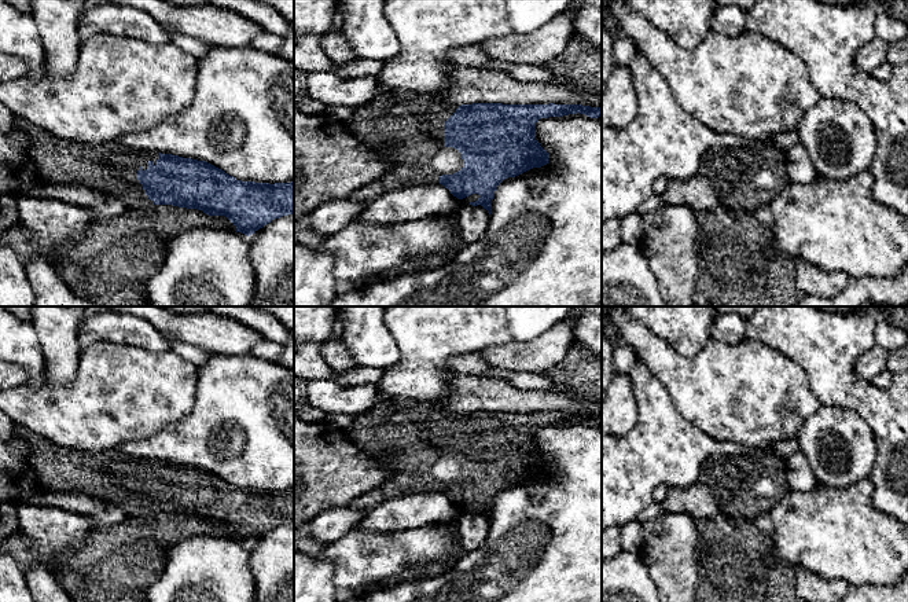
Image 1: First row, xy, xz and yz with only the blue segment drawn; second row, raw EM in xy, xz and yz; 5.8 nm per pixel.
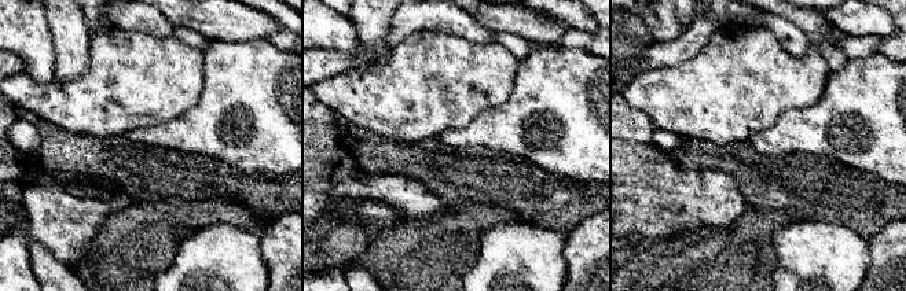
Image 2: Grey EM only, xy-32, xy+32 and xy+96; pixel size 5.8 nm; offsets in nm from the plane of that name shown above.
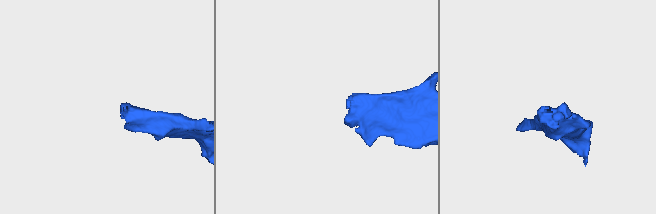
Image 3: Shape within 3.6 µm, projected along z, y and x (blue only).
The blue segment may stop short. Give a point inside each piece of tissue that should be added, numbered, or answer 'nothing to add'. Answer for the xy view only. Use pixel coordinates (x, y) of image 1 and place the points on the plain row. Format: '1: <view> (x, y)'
1: xy (111, 476)

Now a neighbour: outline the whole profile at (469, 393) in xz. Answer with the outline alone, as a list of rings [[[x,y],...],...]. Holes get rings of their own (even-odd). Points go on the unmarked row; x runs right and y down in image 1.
[[[453,372],[449,381],[452,390],[444,400],[435,401],[446,411],[456,414],[471,411],[501,412],[581,412],[602,415],[602,400],[580,397],[565,390],[522,390],[507,379],[474,377]]]

